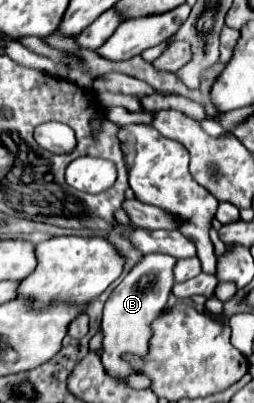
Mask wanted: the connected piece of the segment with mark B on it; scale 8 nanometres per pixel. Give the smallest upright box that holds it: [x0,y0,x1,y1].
[103,254,177,380]

